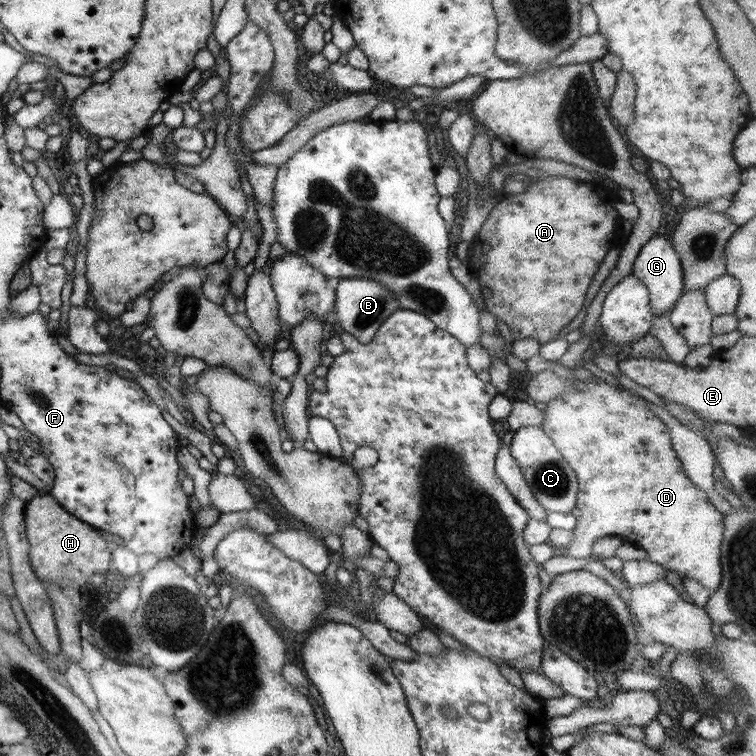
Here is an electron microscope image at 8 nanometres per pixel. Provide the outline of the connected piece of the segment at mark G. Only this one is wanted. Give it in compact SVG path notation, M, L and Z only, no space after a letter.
M651 236L641 246L639 254L635 256L633 266L631 266L631 274L635 275L647 288L649 306L651 306L654 316L670 311L676 300L682 295L683 273L680 266L679 257L671 242L661 236Z

